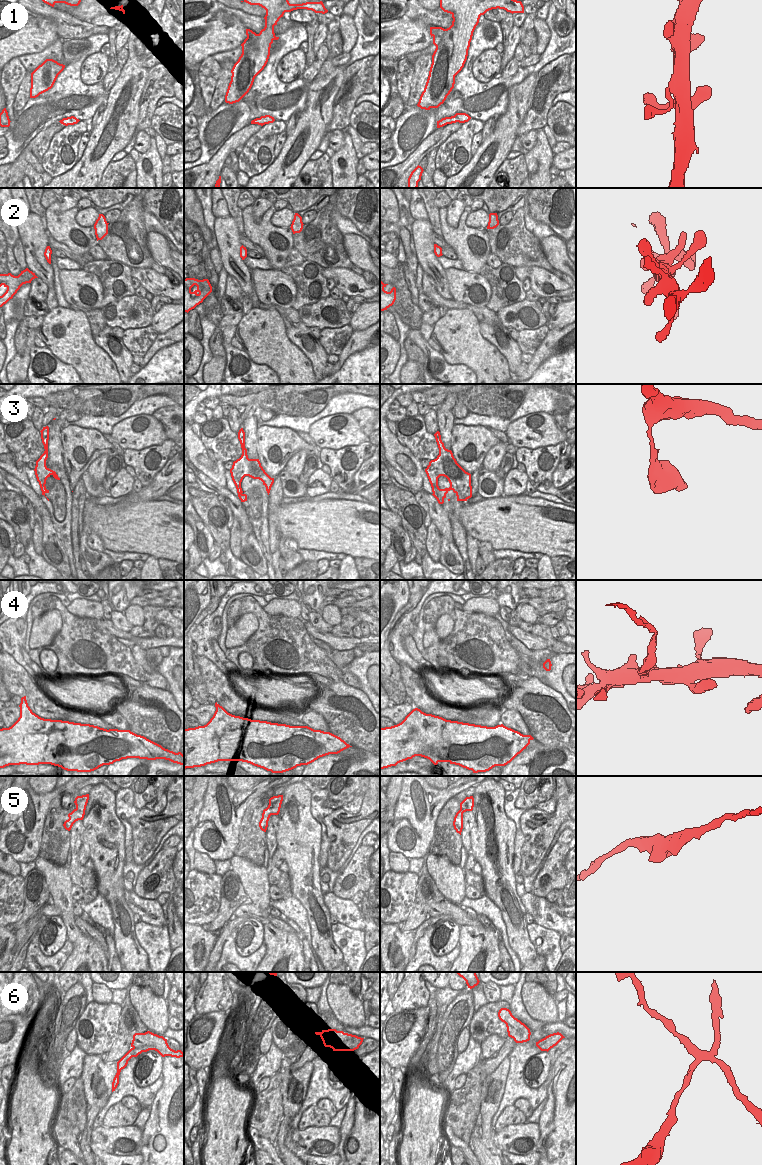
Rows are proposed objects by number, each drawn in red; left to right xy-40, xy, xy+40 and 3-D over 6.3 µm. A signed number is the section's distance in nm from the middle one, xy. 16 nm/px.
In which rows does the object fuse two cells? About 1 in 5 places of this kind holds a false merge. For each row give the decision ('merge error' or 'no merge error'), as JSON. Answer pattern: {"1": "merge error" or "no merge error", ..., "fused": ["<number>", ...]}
{"1": "no merge error", "2": "no merge error", "3": "no merge error", "4": "merge error", "5": "no merge error", "6": "merge error", "fused": ["4", "6"]}

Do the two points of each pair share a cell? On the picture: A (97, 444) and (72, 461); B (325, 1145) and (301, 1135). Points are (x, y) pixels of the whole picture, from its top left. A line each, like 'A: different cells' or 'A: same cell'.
A: same cell
B: same cell

